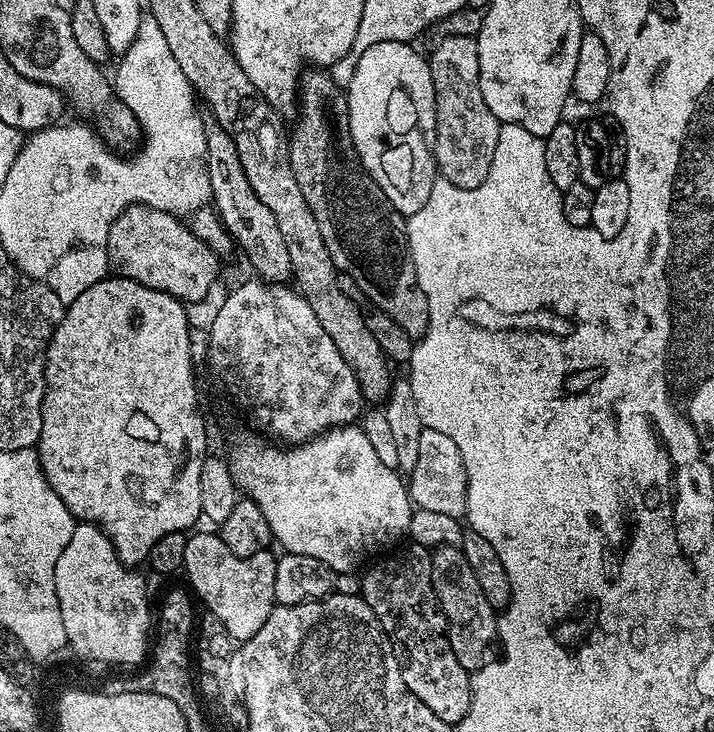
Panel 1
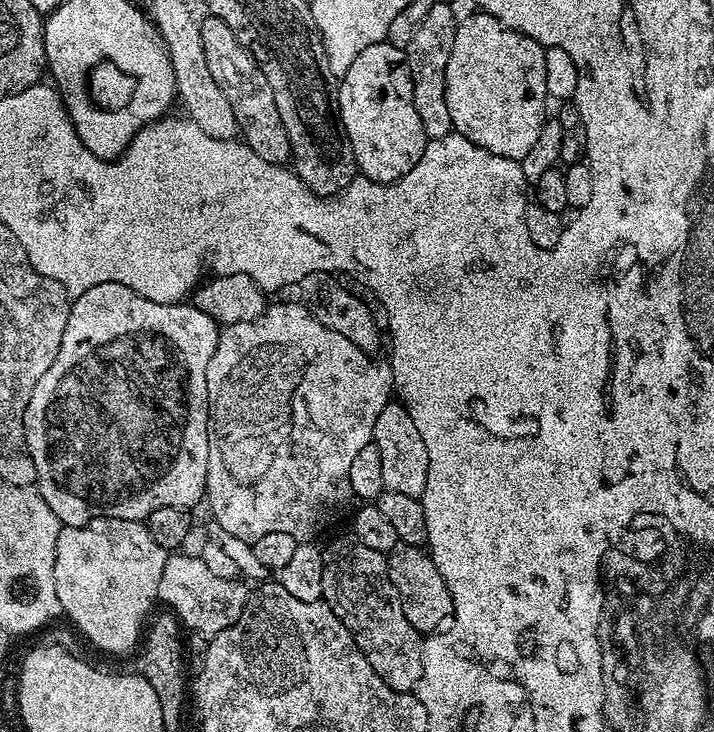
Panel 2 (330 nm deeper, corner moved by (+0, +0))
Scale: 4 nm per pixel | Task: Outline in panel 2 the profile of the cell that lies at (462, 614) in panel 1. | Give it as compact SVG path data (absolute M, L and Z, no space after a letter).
M399 543L387 553L387 557L388 577L398 590L406 622L410 622L410 626L414 626L414 630L421 634L432 634L443 629L454 612L452 589L449 581L438 574L438 566L434 566L431 555L423 547Z

